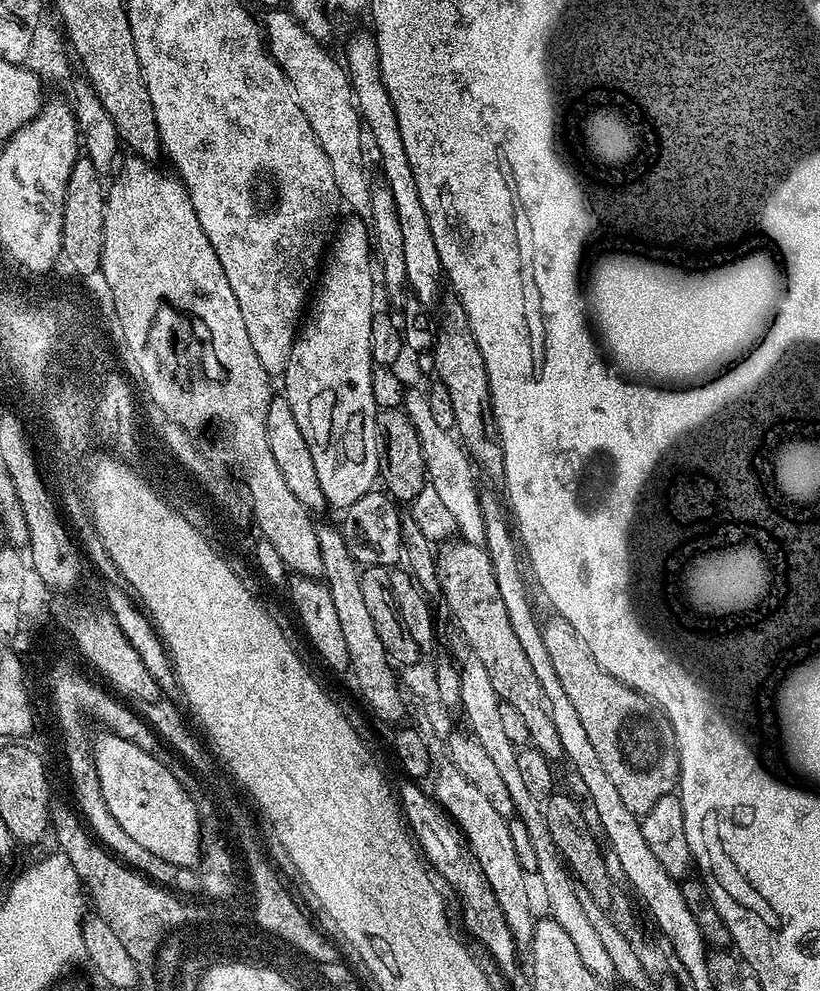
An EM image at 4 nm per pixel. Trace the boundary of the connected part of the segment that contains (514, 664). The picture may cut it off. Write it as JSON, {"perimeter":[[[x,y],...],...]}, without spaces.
{"perimeter":[[[453,538],[441,543],[435,553],[441,595],[448,602],[461,634],[468,639],[465,640],[467,647],[480,659],[482,666],[486,666],[486,674],[490,674],[490,682],[494,682],[494,690],[501,701],[514,706],[518,714],[522,714],[526,730],[530,730],[531,747],[549,760],[559,761],[564,751],[554,717],[550,715],[546,690],[542,690],[542,682],[538,682],[538,674],[534,674],[534,666],[530,666],[530,658],[526,658],[526,650],[522,650],[514,626],[510,626],[510,614],[506,614],[506,602],[502,602],[498,578],[494,578],[494,566],[487,551],[471,539]]]}

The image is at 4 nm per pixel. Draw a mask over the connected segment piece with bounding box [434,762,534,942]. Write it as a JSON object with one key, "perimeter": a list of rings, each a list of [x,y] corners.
{"perimeter":[[[444,762],[444,765],[438,768],[435,769],[435,772],[437,771],[435,800],[452,816],[468,840],[470,850],[478,865],[482,866],[483,873],[486,874],[494,894],[497,895],[498,905],[501,906],[506,922],[509,923],[513,938],[517,942],[531,941],[534,915],[532,916],[532,908],[528,905],[528,888],[524,885],[526,873],[518,862],[518,854],[514,854],[514,841],[510,838],[508,820],[494,810],[489,799],[451,762]]]}

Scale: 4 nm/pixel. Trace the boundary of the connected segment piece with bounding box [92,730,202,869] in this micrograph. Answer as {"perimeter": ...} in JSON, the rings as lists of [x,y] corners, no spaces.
{"perimeter":[[[101,731],[101,736],[98,735],[92,741],[92,757],[96,759],[96,773],[98,774],[98,782],[100,783],[100,796],[110,806],[110,814],[114,814],[118,826],[122,826],[122,830],[126,830],[126,834],[130,834],[130,838],[134,838],[134,842],[139,842],[140,845],[146,846],[146,850],[150,850],[150,854],[158,854],[158,858],[162,858],[166,862],[170,862],[176,868],[195,869],[201,862],[201,847],[200,847],[200,832],[201,832],[201,809],[195,803],[187,790],[185,790],[166,766],[162,766],[158,762],[158,758],[146,754],[139,746],[134,746],[132,742],[128,742],[126,738],[119,737],[118,734],[112,731]]]}

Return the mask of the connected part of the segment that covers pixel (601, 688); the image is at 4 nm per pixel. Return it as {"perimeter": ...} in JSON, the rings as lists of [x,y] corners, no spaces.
{"perimeter":[[[555,614],[549,616],[548,621],[543,621],[542,631],[550,662],[554,662],[554,674],[558,674],[558,682],[562,682],[570,702],[574,702],[574,707],[578,709],[582,726],[606,774],[610,774],[614,787],[618,789],[622,802],[626,802],[626,807],[637,814],[650,811],[660,798],[677,791],[680,755],[675,739],[644,740],[644,728],[648,732],[656,732],[660,728],[660,720],[662,724],[661,713],[652,701],[602,670],[594,654],[590,654],[590,646],[586,646],[578,630],[574,630],[566,618]]]}

